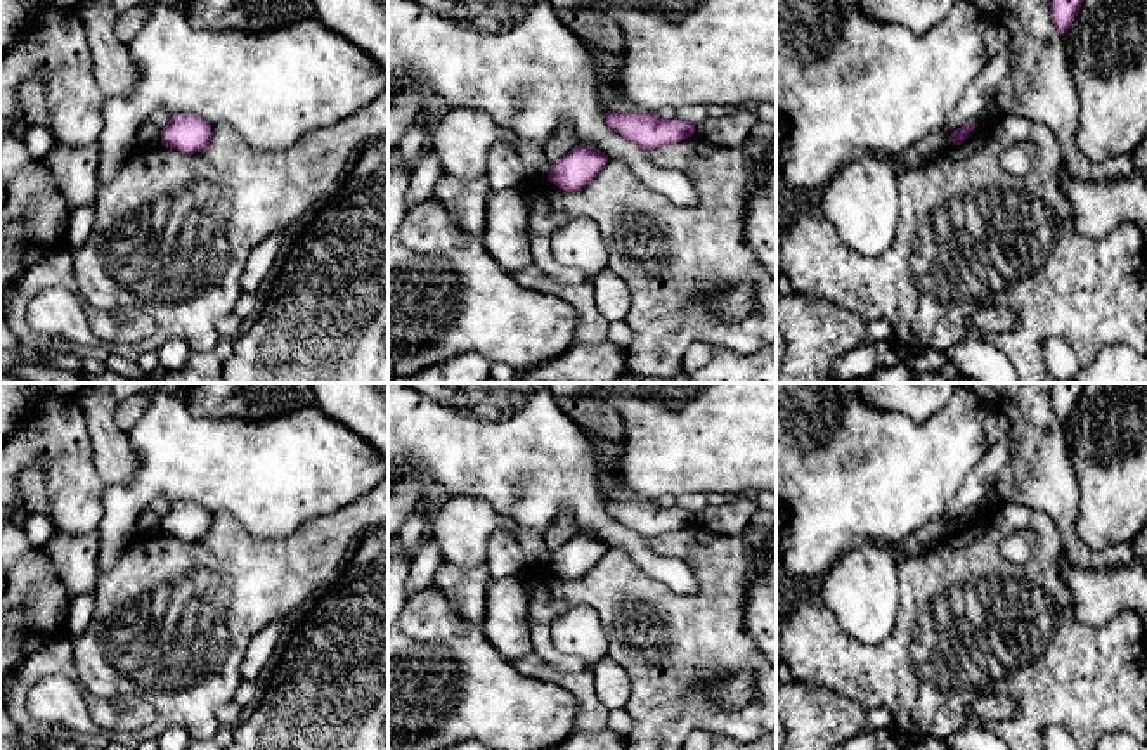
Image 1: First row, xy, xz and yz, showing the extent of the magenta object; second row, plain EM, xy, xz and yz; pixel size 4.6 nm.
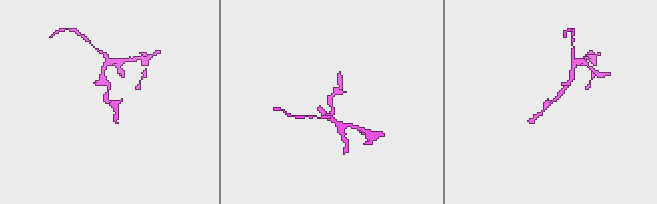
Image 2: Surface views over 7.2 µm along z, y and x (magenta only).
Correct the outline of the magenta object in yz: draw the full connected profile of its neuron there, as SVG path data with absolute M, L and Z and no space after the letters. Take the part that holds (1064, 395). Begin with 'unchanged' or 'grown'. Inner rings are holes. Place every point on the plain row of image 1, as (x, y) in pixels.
unchanged | M1053 383L1050 390L1050 400L1055 416L1060 423L1064 423L1074 405L1078 404L1078 398L1083 391L1086 383Z

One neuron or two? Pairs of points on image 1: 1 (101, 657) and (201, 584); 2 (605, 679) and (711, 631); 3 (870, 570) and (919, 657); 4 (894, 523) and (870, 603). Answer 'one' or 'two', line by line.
1: one
2: two
3: two
4: two

